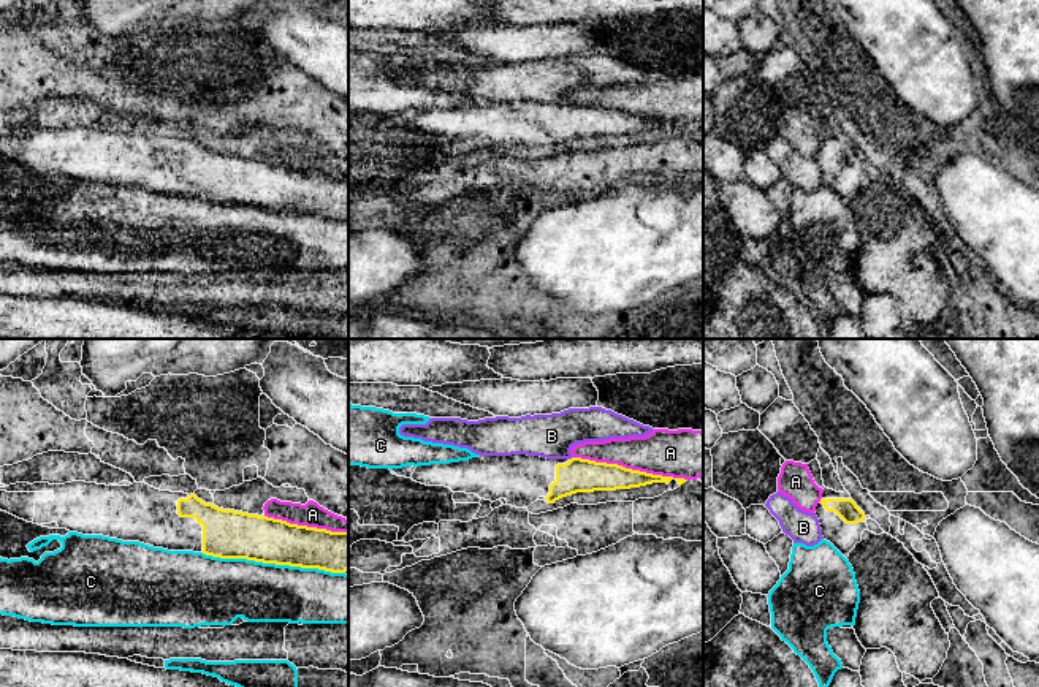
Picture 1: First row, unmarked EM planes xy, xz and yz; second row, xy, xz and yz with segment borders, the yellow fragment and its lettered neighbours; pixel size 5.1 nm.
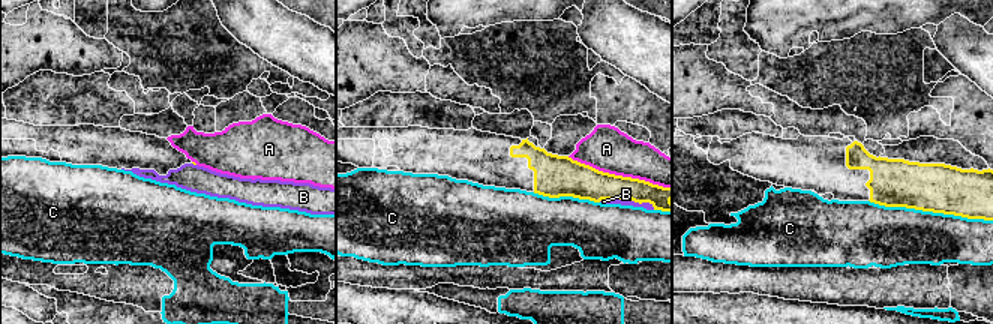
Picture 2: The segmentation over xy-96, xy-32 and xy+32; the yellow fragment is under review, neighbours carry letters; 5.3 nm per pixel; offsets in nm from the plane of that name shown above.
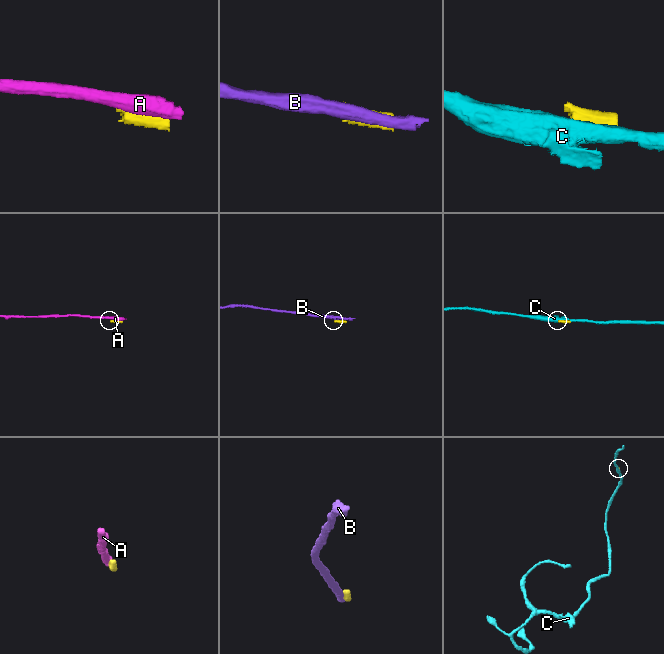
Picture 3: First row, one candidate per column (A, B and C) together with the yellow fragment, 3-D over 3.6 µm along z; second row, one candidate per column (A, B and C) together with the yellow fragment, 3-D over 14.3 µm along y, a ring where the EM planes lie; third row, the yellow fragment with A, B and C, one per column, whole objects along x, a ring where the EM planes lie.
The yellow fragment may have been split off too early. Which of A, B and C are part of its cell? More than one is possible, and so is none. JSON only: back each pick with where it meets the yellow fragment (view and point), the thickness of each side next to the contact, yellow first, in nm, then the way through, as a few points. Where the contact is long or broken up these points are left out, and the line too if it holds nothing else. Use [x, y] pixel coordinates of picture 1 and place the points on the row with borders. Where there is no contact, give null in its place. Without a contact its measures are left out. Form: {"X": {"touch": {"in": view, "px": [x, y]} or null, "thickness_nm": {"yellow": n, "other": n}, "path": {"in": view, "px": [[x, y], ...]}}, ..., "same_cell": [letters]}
{"same_cell": []}

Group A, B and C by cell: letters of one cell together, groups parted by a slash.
A / B / C

